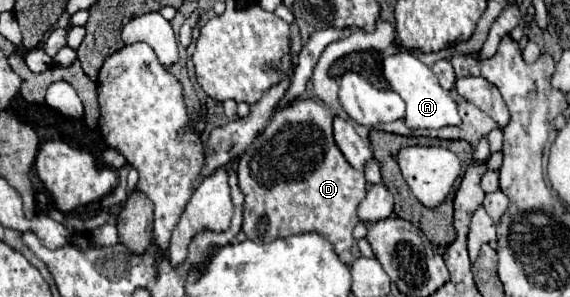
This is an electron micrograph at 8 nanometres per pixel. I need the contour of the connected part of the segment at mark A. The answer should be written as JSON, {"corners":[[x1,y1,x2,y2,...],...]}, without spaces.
{"corners":[[399,51,387,57,383,61,383,75,393,87,393,91,397,91,407,105,405,125,409,129,441,129,449,125,461,125,457,103,453,101,451,93,439,85,431,67,423,65,423,61,419,61,411,51]]}

